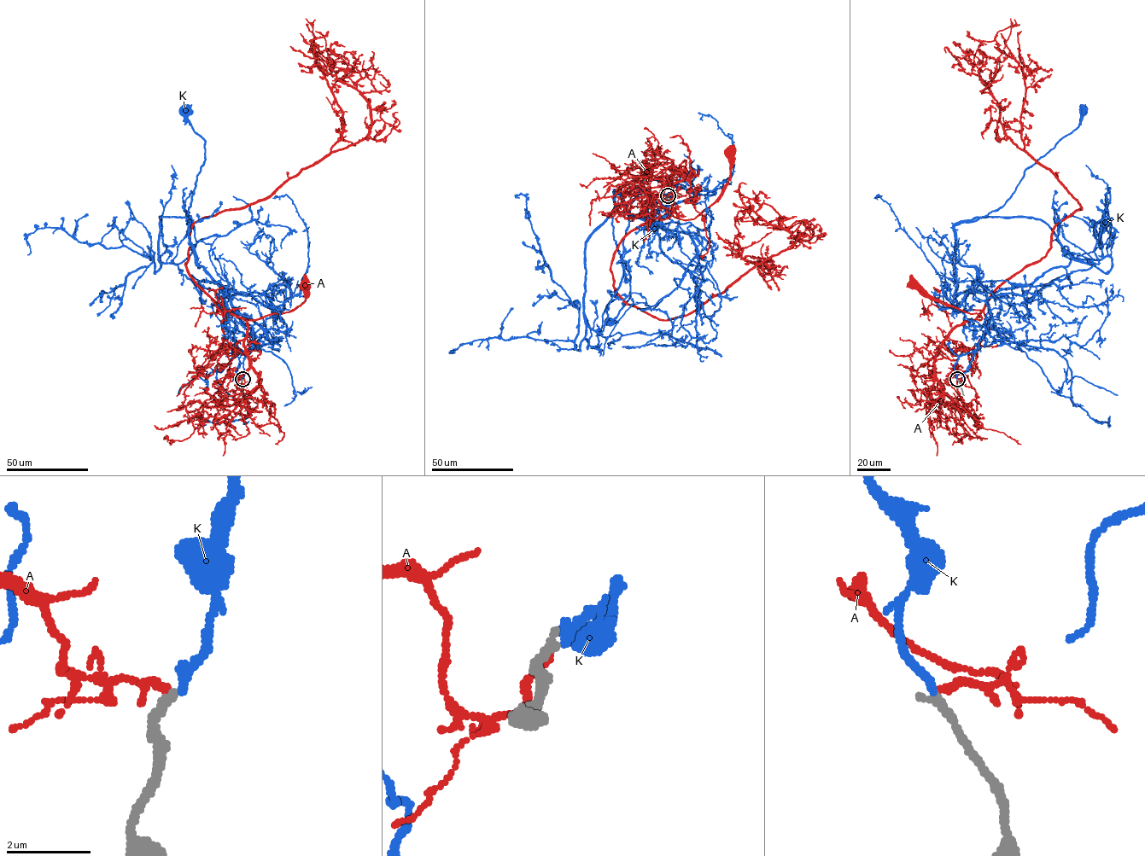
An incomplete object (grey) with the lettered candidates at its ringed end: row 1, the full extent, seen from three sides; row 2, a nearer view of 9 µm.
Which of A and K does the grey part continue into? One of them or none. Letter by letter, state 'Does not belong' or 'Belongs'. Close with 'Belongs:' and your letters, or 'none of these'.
A: Does not belong
K: Belongs
Belongs: K

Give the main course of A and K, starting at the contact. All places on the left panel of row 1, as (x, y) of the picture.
A: (242, 379), (228, 375), (224, 315), (227, 311), (254, 320), (286, 312), (305, 301), (304, 282)
K: (242, 379), (245, 357), (235, 343), (230, 296), (196, 264), (189, 241), (186, 220), (205, 141), (183, 112)

